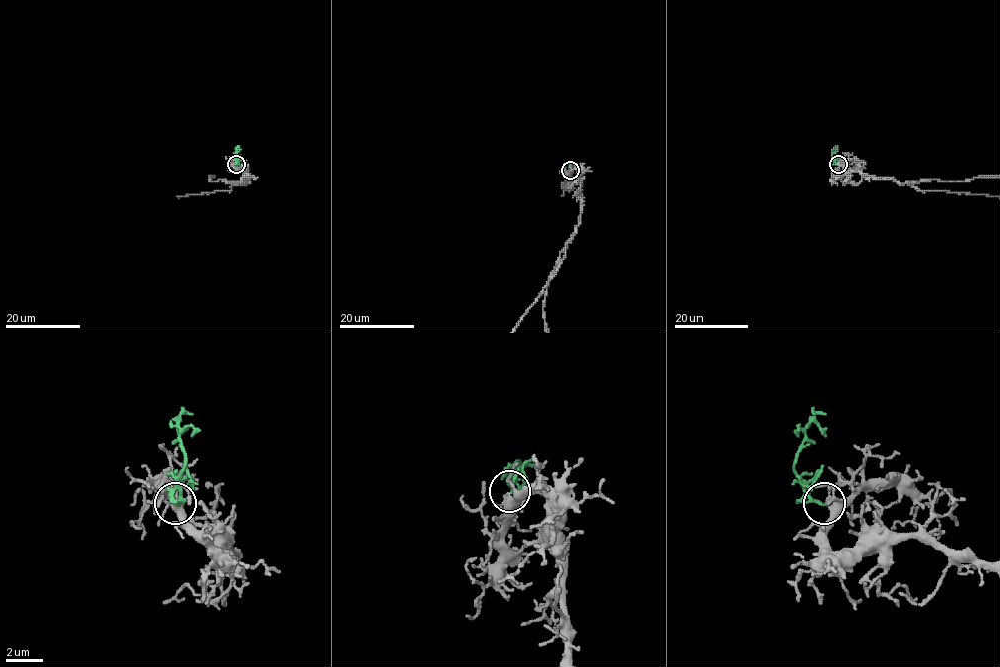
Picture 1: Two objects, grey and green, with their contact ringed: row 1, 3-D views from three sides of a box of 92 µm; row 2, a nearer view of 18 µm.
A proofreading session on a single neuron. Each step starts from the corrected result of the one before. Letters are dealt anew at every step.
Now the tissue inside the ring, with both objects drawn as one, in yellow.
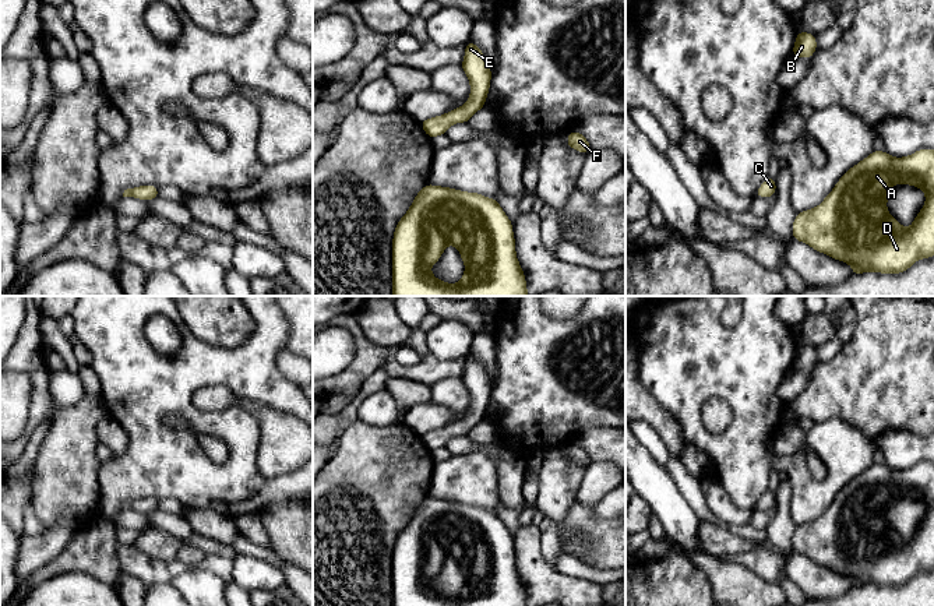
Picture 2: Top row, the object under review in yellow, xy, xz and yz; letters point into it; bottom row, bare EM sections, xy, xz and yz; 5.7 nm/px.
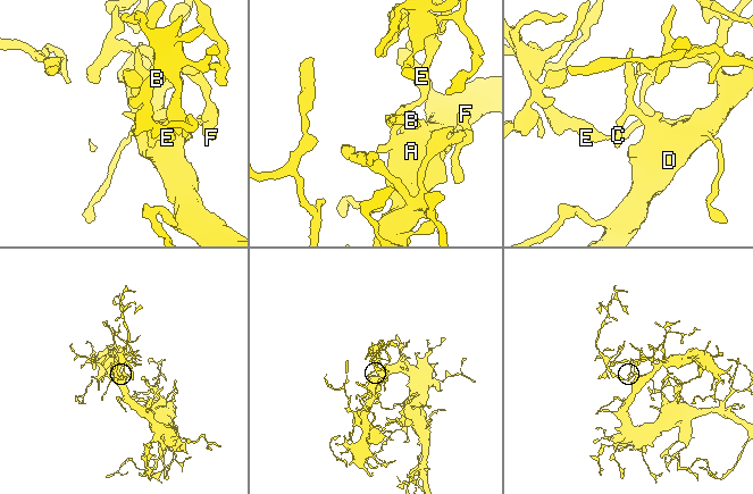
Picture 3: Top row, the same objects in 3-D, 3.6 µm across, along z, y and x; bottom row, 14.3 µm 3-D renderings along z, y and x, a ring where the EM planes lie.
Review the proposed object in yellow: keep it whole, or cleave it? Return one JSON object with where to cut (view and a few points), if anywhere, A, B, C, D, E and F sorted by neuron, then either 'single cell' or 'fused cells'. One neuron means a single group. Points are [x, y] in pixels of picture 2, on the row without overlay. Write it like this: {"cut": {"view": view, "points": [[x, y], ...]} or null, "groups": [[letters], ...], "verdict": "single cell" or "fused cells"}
{"cut": null, "groups": [["A", "B", "C", "D", "E", "F"]], "verdict": "single cell"}

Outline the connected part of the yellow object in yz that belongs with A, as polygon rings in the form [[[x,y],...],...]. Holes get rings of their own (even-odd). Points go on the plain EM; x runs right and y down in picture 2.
[[[921,461],[903,471],[873,464],[838,493],[820,519],[796,526],[793,552],[853,579],[853,588],[874,584],[902,586],[920,571],[934,570],[934,462]],[[894,497],[909,497],[926,505],[926,517],[910,540],[903,540],[887,522]]]

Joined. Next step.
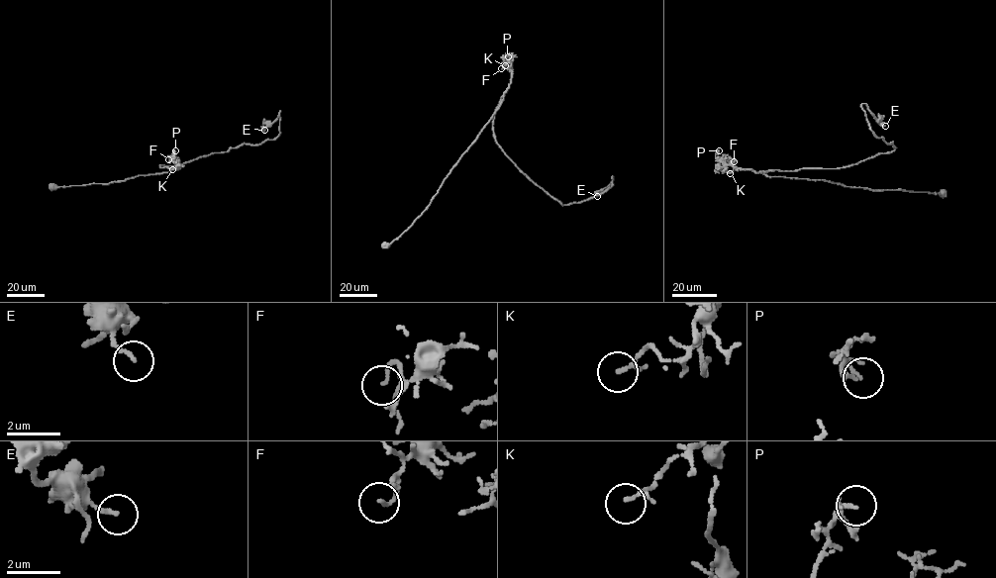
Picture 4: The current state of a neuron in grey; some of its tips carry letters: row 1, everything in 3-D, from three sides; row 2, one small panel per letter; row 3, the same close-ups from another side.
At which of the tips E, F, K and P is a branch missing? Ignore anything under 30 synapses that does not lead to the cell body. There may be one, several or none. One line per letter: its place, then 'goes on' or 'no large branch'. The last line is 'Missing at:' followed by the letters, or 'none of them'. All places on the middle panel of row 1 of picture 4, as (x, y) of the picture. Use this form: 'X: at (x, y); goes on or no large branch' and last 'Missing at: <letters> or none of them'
E: at (597, 196); no large branch
F: at (501, 68); no large branch
K: at (505, 65); no large branch
P: at (508, 56); no large branch
Missing at: none of them

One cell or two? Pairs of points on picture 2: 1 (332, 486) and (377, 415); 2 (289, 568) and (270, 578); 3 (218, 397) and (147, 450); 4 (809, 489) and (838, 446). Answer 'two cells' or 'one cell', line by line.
1: two cells
2: two cells
3: two cells
4: one cell

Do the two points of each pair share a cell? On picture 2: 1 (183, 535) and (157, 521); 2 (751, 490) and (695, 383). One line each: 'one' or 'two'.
1: one
2: one

